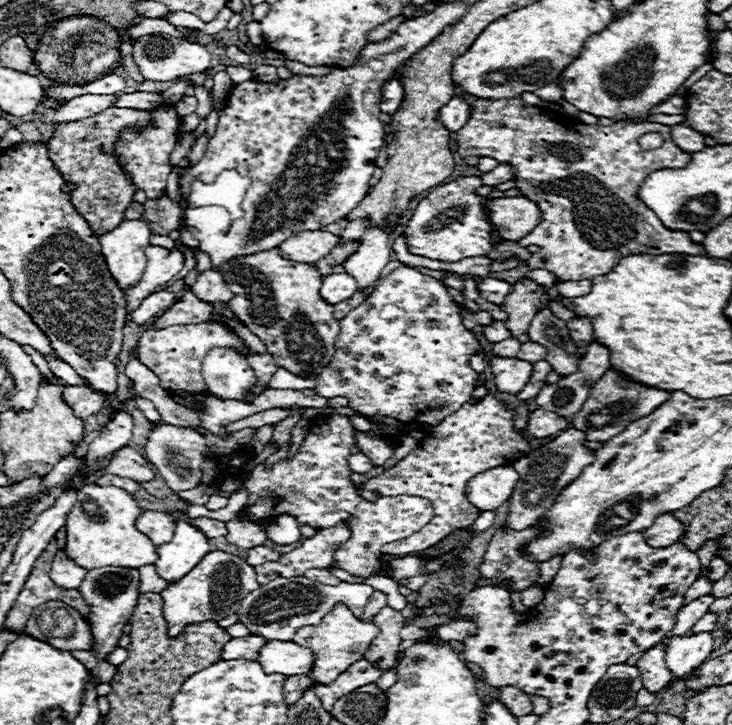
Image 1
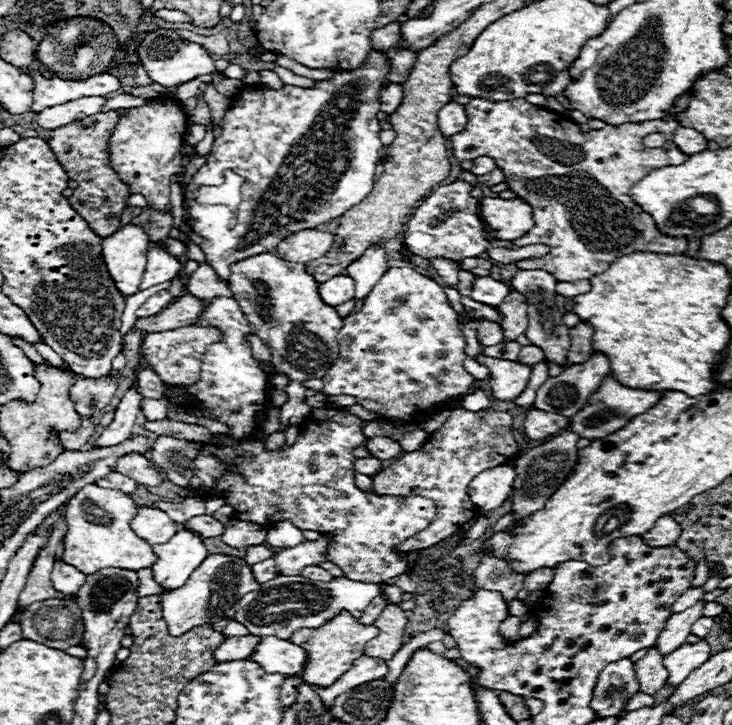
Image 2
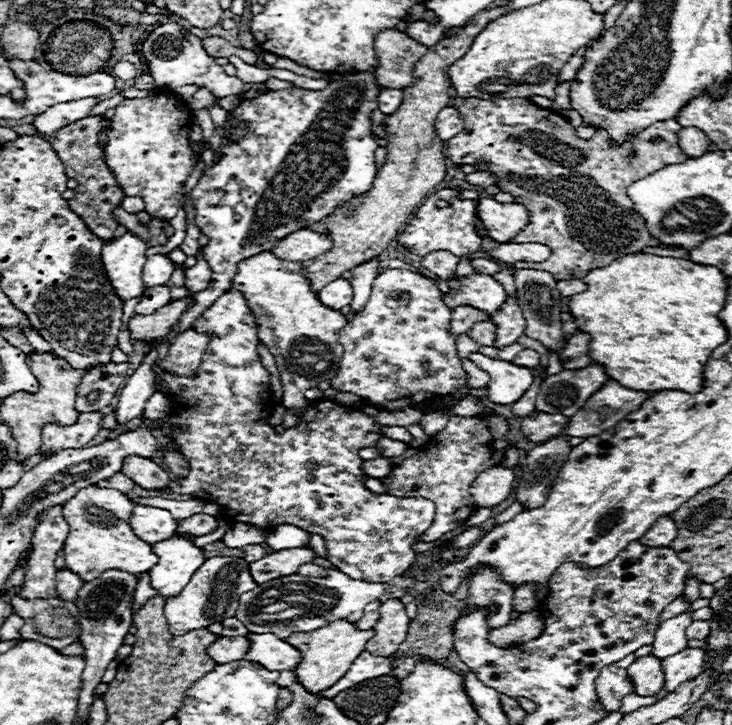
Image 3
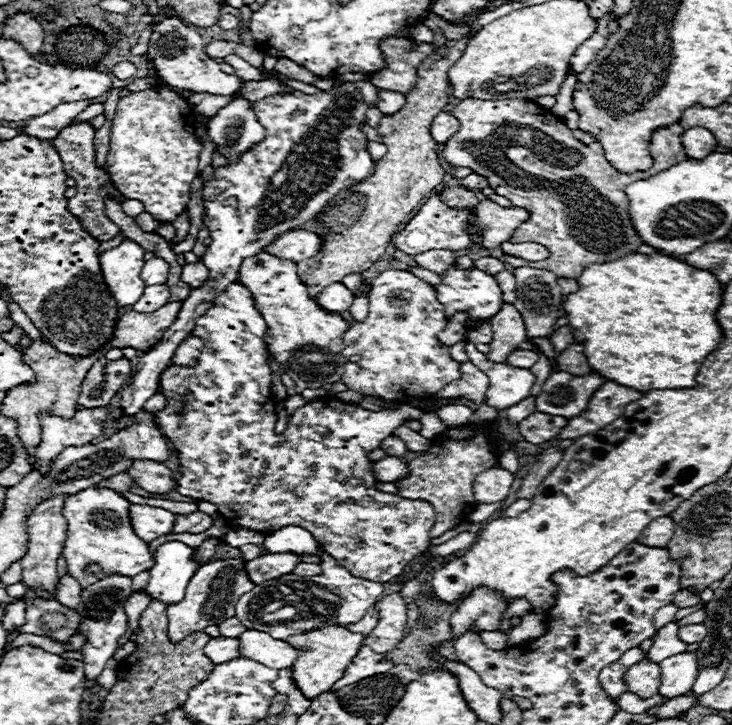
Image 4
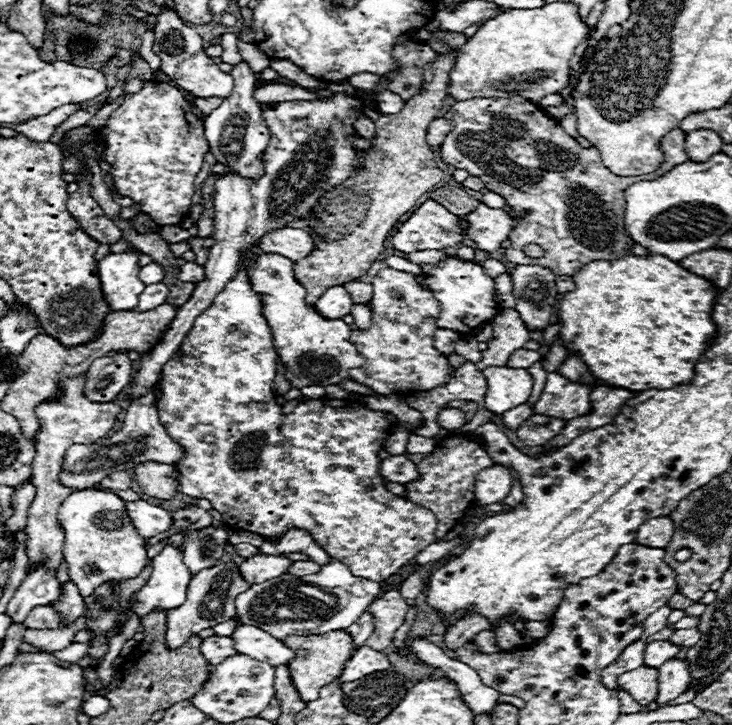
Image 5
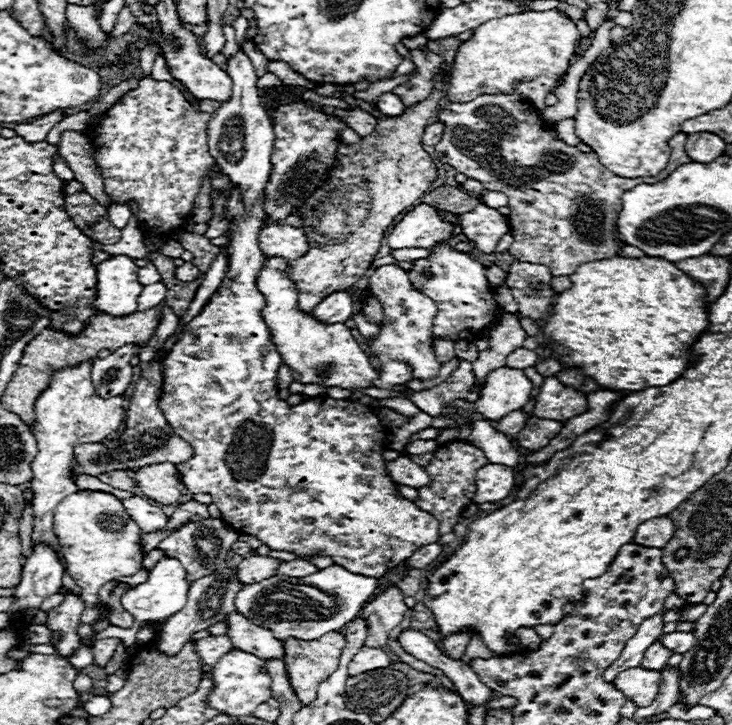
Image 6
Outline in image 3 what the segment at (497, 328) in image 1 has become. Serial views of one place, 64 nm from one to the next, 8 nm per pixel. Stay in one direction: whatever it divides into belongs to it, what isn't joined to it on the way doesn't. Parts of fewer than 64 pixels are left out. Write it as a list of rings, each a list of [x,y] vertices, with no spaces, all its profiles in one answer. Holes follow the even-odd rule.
[[[476,322],[470,330],[468,330],[468,336],[480,344],[480,346],[492,346],[492,342],[496,340],[496,334],[494,334],[494,326],[492,322]]]

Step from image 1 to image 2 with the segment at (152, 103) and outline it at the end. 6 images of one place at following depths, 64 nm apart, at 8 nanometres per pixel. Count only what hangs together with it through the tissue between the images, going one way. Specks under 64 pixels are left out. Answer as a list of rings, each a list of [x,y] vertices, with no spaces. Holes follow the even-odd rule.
[[[114,94],[106,100],[104,104],[104,110],[102,112],[108,112],[108,110],[118,110],[118,108],[132,108],[132,106],[140,106],[144,104],[146,98],[134,98],[130,94]]]

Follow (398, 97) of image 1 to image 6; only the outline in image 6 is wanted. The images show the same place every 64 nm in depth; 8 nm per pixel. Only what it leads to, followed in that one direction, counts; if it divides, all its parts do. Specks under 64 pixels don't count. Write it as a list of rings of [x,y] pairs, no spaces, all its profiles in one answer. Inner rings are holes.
[[[392,92],[382,94],[382,96],[378,98],[378,102],[376,102],[376,108],[378,108],[384,116],[390,116],[390,118],[404,114],[404,104],[402,104],[400,98],[398,98],[396,94],[392,94]]]

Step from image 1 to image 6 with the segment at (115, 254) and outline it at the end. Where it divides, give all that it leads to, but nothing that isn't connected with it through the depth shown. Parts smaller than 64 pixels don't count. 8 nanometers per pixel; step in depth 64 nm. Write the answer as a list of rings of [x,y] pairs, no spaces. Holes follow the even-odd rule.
[[[112,256],[96,266],[96,310],[108,316],[128,316],[136,312],[136,298],[142,284],[136,278],[138,266],[130,256]]]

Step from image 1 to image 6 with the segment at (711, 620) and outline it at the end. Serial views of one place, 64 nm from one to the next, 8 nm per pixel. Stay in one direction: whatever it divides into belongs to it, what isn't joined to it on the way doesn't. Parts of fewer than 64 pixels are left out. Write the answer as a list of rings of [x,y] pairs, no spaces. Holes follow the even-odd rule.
[[[672,632],[662,636],[660,642],[664,642],[664,646],[668,646],[668,650],[672,650],[674,654],[684,654],[696,644],[696,638],[692,632]]]

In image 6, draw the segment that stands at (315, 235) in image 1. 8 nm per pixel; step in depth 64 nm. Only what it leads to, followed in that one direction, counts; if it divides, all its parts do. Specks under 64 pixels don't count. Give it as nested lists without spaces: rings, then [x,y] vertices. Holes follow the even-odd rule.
[[[268,224],[258,234],[258,246],[264,256],[296,260],[308,252],[308,238],[300,228]]]

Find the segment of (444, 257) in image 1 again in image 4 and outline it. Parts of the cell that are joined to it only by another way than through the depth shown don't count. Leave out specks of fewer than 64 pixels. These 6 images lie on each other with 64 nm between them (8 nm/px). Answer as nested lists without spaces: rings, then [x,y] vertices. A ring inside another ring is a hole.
[[[430,196],[422,208],[416,212],[416,216],[404,226],[402,232],[398,232],[392,242],[398,250],[402,250],[404,254],[420,254],[426,250],[466,250],[470,248],[470,244],[474,244],[468,226],[470,226],[470,210],[452,210],[448,208],[440,196]]]

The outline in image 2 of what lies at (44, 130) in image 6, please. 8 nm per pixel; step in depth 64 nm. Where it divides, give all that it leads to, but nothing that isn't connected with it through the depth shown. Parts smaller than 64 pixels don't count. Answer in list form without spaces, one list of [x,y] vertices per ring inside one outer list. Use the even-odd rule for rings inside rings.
[[[88,96],[88,98],[60,104],[60,106],[50,106],[48,110],[42,110],[40,114],[36,114],[36,124],[44,130],[56,130],[70,122],[76,122],[78,118],[100,112],[104,102],[106,102],[106,98],[102,98],[102,96]]]

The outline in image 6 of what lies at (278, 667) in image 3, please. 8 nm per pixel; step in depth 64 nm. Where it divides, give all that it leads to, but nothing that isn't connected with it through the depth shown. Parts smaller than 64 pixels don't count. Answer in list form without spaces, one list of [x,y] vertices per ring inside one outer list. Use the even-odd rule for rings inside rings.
[[[232,612],[226,618],[226,624],[228,624],[226,636],[232,638],[232,644],[236,648],[256,654],[262,660],[266,660],[266,658],[282,660],[284,658],[282,642],[276,640],[268,628],[248,622],[248,618],[244,618],[240,612]]]

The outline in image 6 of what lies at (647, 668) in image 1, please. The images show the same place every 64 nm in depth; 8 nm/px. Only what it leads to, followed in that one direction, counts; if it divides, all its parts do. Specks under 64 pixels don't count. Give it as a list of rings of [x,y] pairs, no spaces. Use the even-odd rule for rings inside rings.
[[[624,670],[614,678],[614,686],[632,700],[638,708],[650,706],[658,696],[660,688],[660,672],[656,670]]]

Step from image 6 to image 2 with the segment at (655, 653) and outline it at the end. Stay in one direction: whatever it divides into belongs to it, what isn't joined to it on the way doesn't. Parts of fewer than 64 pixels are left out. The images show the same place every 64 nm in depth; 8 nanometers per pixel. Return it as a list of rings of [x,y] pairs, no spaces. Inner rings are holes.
[[[696,602],[688,610],[674,614],[668,620],[668,626],[664,626],[664,630],[660,632],[656,650],[660,650],[660,654],[666,656],[672,650],[676,650],[676,646],[680,646],[680,642],[686,642],[686,638],[690,634],[690,626],[692,626],[692,622],[696,622],[696,618],[700,618],[702,608],[704,608],[704,602]]]

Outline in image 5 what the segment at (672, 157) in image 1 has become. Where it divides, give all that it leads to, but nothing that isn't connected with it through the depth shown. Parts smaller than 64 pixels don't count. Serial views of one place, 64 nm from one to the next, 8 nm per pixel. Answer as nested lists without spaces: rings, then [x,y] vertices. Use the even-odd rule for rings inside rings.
[[[512,96],[512,98],[472,98],[464,102],[454,102],[444,118],[452,120],[454,128],[446,134],[440,144],[440,158],[458,170],[466,170],[476,176],[484,186],[496,194],[502,194],[512,208],[516,218],[516,230],[510,234],[512,246],[506,248],[506,260],[512,264],[538,264],[550,268],[554,274],[574,276],[584,264],[594,260],[616,260],[628,254],[634,244],[624,230],[624,190],[646,176],[616,176],[600,160],[600,152],[592,148],[582,148],[574,138],[570,138],[560,124],[544,114],[534,102]],[[680,128],[672,130],[670,134],[664,136],[664,142],[662,142],[662,150],[664,150],[664,162],[662,166],[652,172],[652,176],[664,176],[664,172],[672,170],[674,166],[682,164],[682,162],[688,162],[688,154],[684,152],[684,140],[686,140],[686,132],[682,132]],[[538,244],[544,250],[542,258],[530,258],[524,254],[524,246]]]

